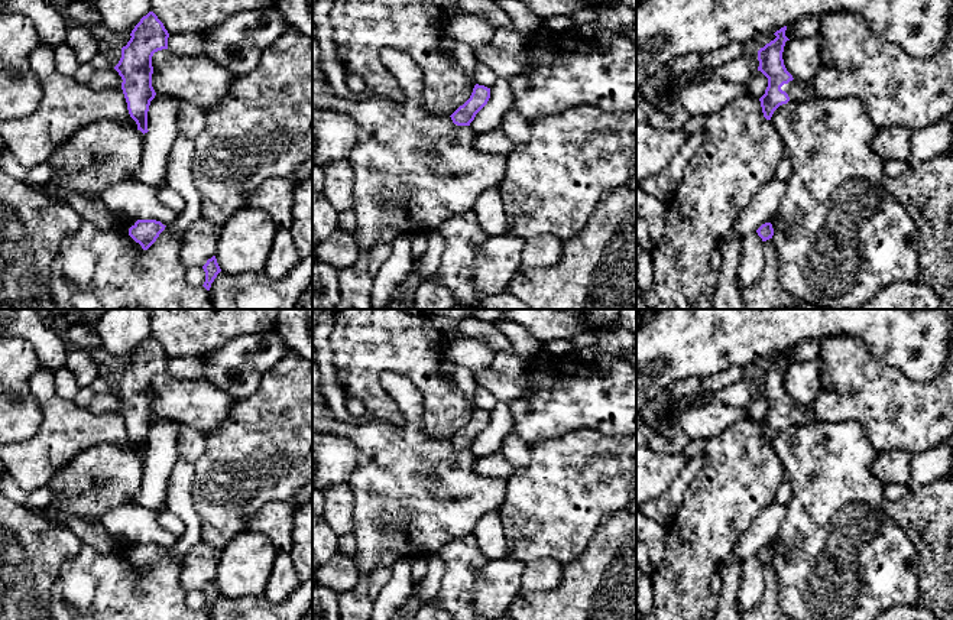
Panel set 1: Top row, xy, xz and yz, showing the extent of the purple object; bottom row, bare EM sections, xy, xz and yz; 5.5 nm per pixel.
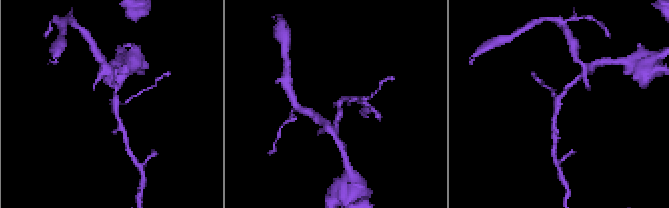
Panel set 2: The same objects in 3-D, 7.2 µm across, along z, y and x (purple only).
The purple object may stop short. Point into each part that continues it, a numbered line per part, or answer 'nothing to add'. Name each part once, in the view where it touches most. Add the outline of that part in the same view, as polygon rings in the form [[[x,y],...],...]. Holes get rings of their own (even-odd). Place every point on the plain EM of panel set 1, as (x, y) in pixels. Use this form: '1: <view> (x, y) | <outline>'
1: yz (797, 414) | [[[792,403],[788,408],[784,408],[781,413],[788,418],[790,425],[804,426],[804,425],[813,425],[817,422],[811,413],[810,405]]]

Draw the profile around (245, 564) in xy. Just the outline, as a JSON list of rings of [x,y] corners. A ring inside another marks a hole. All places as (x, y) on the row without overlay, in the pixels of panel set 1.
[[[242,530],[218,555],[215,582],[228,598],[263,595],[278,549],[270,539],[253,530]]]

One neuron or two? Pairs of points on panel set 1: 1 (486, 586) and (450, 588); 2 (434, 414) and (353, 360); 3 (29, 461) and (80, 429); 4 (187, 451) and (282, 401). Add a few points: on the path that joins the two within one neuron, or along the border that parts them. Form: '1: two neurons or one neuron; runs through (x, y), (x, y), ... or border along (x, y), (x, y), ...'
1: two neurons; border along (489, 561), (476, 578), (473, 604)
2: one neuron; runs through (431, 388), (404, 360), (379, 360)
3: one neuron; runs through (42, 455), (67, 431)
4: two neurons; border along (206, 437), (206, 450), (194, 464)

